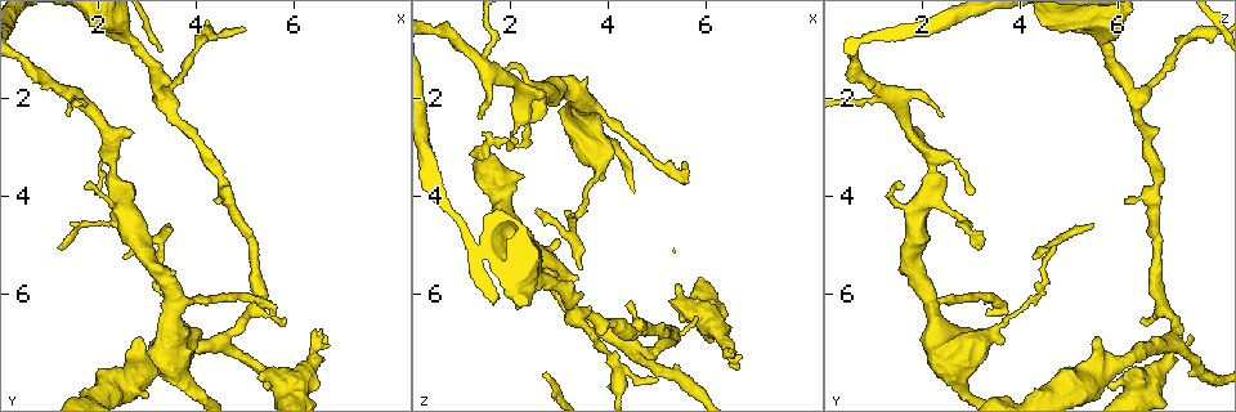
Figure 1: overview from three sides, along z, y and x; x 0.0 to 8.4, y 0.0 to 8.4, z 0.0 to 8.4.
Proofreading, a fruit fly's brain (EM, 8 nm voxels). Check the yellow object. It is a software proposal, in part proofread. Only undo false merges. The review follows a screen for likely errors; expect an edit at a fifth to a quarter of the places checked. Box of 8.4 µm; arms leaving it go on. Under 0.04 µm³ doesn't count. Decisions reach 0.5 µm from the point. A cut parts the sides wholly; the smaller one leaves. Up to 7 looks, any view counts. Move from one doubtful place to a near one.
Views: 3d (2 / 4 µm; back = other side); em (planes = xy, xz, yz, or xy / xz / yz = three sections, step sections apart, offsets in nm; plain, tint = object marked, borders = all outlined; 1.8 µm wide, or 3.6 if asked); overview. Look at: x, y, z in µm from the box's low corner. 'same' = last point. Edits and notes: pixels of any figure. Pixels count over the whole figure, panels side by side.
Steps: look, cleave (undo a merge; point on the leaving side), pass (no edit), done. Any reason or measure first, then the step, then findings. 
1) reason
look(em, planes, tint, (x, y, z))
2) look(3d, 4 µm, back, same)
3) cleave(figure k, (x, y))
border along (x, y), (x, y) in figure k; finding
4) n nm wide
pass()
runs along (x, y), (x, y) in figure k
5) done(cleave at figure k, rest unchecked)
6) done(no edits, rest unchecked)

abrupt turn
look(em, planes, borders, (1.40, 2.00, 1.30))

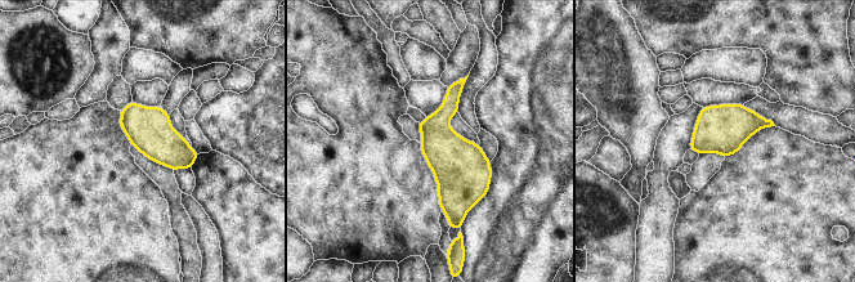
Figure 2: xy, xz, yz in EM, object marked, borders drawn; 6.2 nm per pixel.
280 nm wide
pass()
continuous, no second cell

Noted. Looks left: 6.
look(3d, 2 µm, (3.25, 2.00, 6.35))

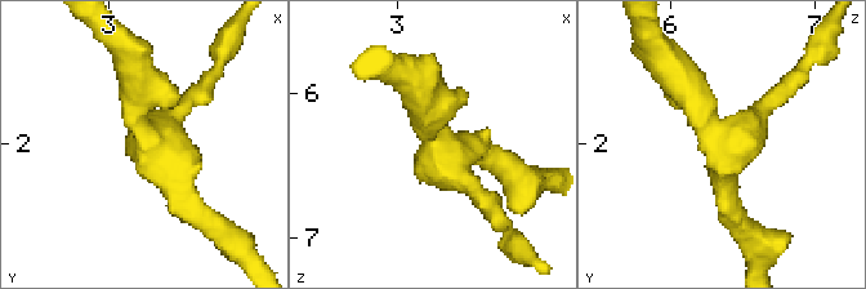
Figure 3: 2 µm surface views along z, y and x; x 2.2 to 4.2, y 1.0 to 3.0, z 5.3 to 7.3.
3 arms; now the EM
look(em, planes, tint, (3.30, 1.98, 6.36))

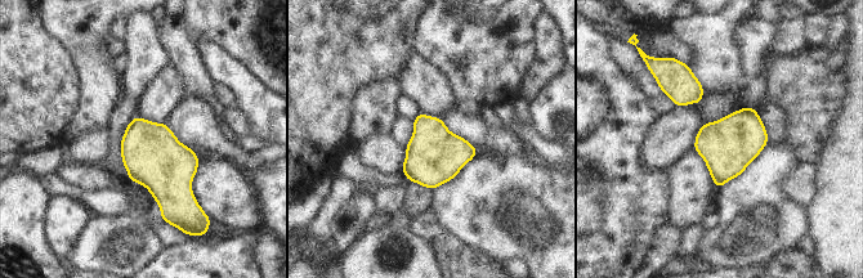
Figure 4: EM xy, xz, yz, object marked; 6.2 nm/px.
pass()
one cell here

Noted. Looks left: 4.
look(em, xy, step 16, tint, (4.50, 6.95, 7.10))

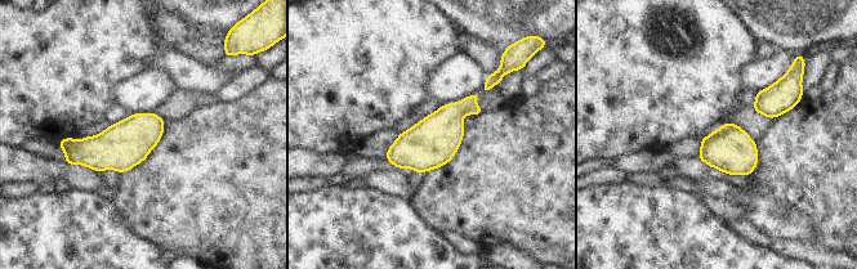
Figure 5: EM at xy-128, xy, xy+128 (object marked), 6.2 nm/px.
pass()
one cell here

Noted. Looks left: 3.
done(no edits, rest unchecked)

